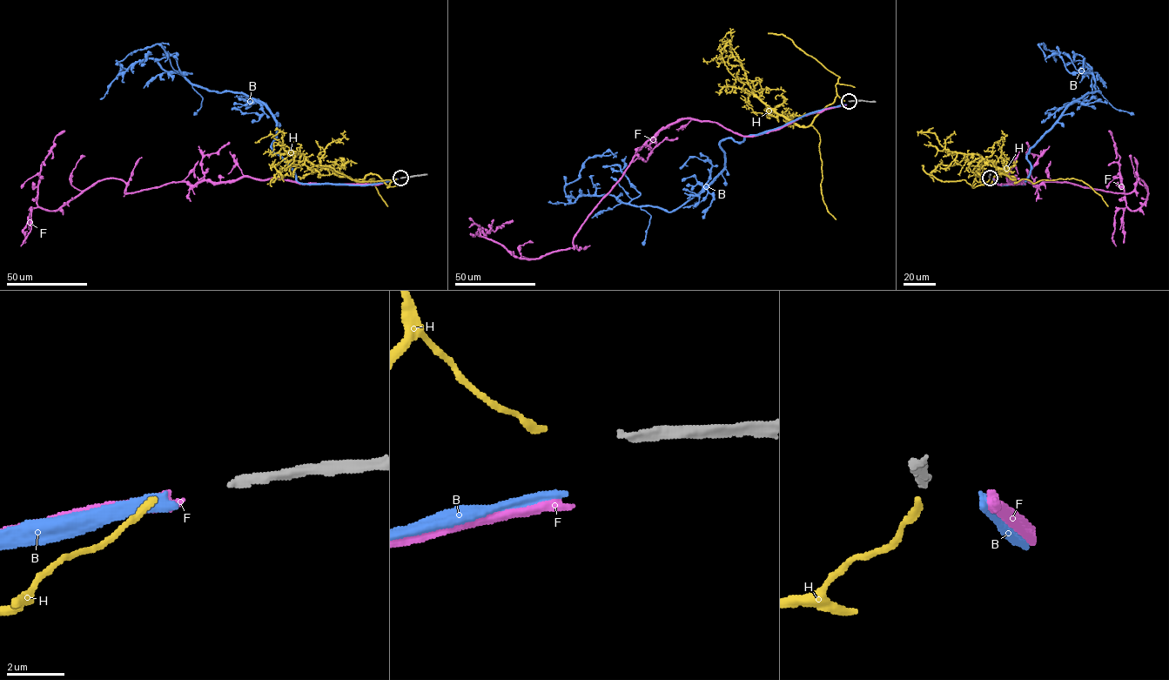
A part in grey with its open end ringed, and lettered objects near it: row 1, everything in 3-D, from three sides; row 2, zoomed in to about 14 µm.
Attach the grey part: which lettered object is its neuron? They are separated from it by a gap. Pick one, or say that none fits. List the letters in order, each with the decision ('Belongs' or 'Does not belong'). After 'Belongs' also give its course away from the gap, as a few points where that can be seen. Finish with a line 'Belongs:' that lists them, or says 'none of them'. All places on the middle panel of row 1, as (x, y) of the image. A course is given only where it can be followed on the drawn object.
B: Does not belong
F: Does not belong
H: Does not belong
Belongs: none of them

